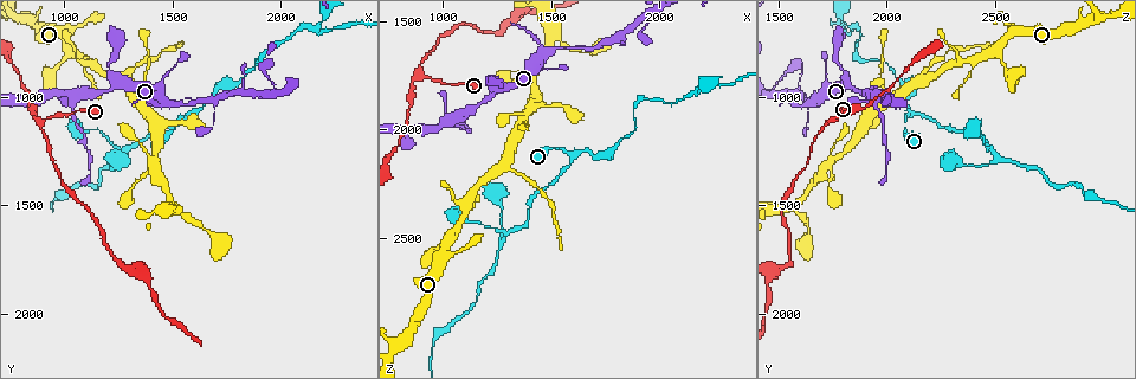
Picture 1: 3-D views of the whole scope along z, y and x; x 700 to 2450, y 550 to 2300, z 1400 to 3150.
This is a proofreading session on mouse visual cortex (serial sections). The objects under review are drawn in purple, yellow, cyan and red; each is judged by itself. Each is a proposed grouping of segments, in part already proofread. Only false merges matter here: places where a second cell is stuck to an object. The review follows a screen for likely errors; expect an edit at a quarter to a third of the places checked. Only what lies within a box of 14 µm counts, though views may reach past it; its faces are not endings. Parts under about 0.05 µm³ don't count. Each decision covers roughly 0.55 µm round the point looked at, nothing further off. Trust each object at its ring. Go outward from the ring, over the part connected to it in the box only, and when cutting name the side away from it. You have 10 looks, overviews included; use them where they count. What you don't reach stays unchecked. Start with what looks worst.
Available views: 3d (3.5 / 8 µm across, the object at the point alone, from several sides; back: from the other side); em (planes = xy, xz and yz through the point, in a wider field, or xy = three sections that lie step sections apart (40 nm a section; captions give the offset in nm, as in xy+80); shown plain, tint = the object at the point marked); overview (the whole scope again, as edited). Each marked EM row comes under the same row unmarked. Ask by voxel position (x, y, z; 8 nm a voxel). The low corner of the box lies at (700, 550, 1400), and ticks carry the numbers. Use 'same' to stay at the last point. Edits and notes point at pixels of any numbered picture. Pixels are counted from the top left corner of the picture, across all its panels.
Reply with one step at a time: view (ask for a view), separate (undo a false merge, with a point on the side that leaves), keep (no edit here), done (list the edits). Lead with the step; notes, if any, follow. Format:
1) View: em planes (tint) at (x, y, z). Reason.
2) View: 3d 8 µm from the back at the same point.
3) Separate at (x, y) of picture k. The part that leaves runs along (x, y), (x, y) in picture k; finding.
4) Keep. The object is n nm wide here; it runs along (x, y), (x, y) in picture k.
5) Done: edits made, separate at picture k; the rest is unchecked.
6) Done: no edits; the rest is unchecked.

View: 3d 8 µm at (1590, 1060, 2110).

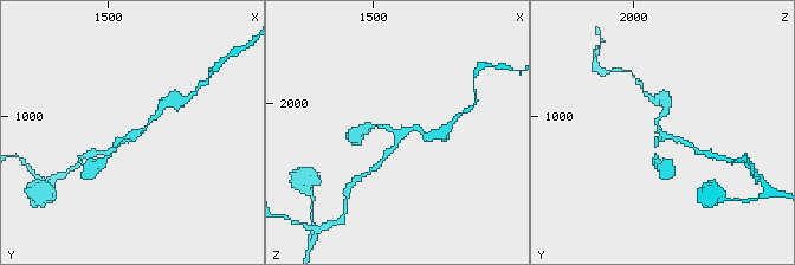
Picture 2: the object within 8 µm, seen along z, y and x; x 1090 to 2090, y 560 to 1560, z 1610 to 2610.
View: em planes (tint) at (1580, 1070, 2110).

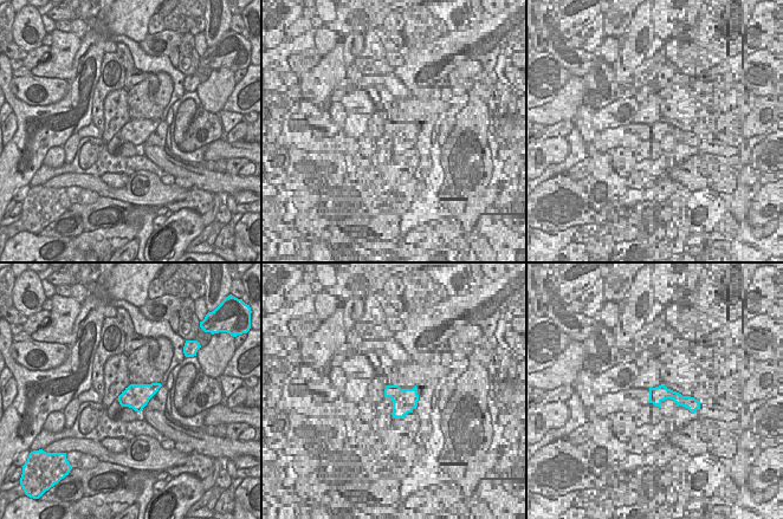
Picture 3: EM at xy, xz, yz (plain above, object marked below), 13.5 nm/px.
Keep. 3 arms meet here; the arms are 100, 150, 200 nm wide; it runs along (654, 155), (661, 135), (689, 144) in picture 2; one cell here.

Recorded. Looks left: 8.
View: em xy step 5 (tint) at (1290, 1240, 2480). Sharp bend.

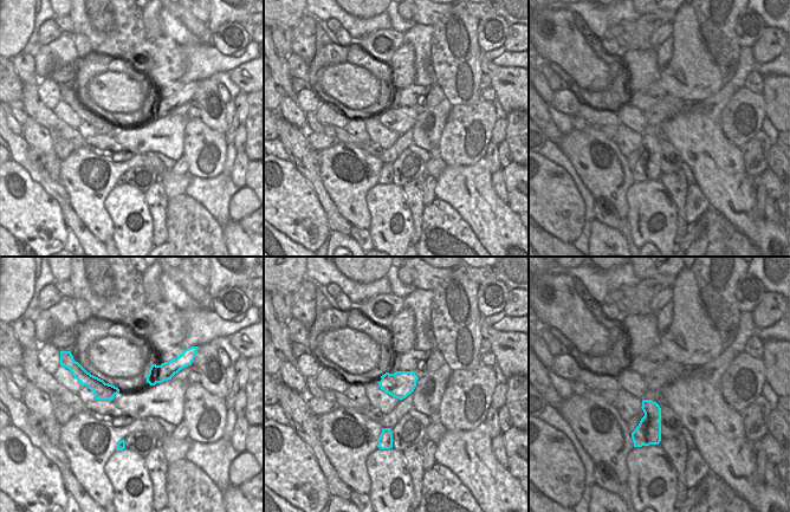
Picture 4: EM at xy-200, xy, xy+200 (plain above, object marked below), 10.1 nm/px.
View: 3d 3.5 µm at the same point.

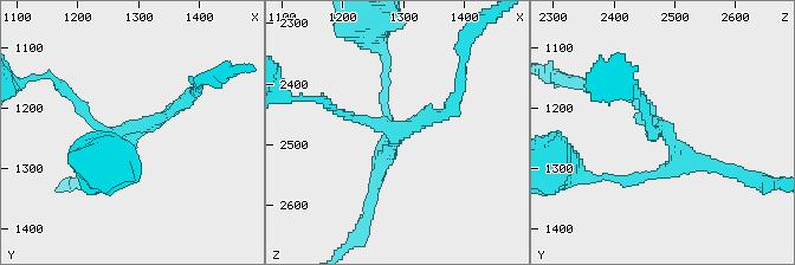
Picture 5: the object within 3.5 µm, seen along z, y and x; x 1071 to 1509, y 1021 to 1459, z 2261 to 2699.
Keep. All the same cell.

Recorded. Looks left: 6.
View: 3d 8 µm at (1710, 1010, 1630). Thick turns thin.

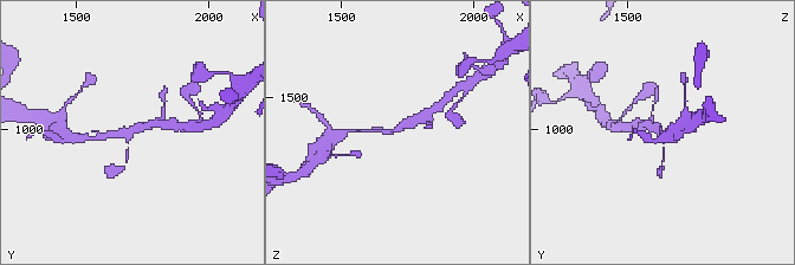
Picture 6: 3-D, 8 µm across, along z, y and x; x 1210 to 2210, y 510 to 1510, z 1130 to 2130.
View: em xy step 1 (tint) at (1700, 1010, 1620).

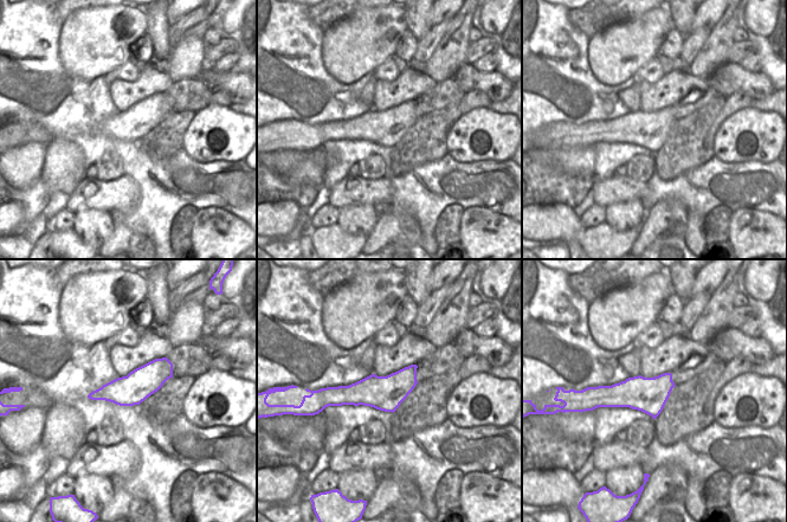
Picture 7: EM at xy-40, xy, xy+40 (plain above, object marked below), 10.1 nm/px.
Keep. The object is 360 nm wide here; it runs along (169, 368), (133, 390), (92, 395) in picture 7; all the same cell.

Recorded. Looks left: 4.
View: 3d 3.5 µm at (910, 1110, 1760). Branch point.

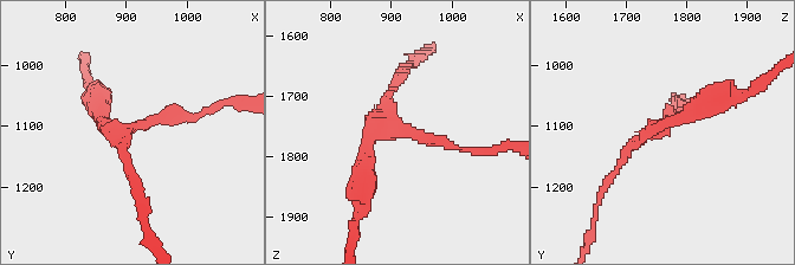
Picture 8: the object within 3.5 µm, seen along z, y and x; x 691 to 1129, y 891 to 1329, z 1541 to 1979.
View: em xy step 2 (tint) at (900, 1105, 1750). 3 arms meet here; the arms are 100, 150, 200 nm wide.

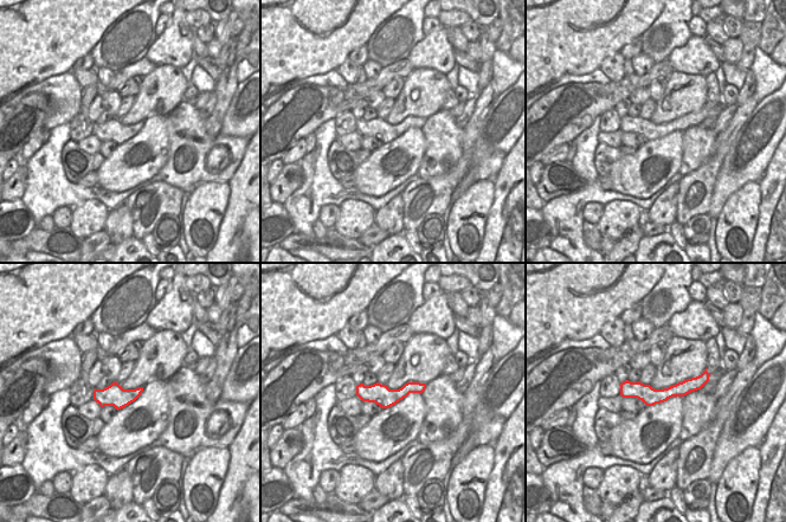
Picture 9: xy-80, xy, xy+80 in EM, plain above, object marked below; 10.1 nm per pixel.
View: em planes (tint) at the same point. Another direction.

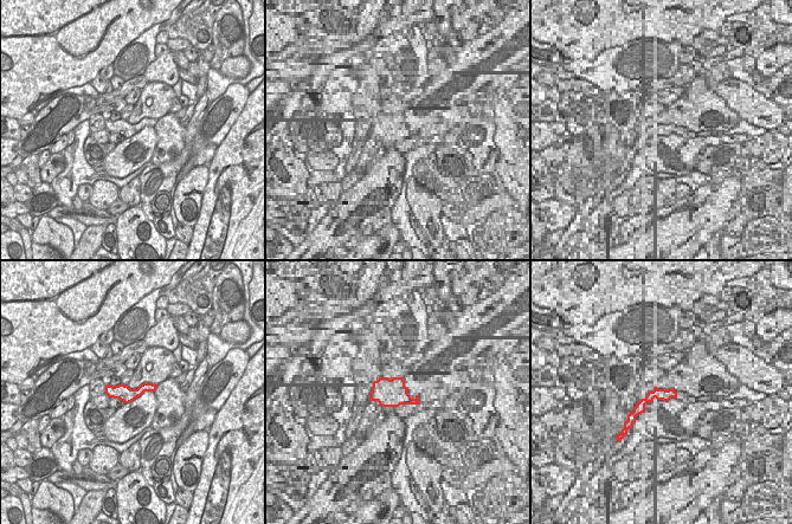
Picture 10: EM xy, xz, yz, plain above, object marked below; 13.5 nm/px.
Keep. It runs along (464, 149), (385, 122), (399, 79) in picture 8; all the same cell.

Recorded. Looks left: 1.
Done: no edits; the rest is unchecked.

